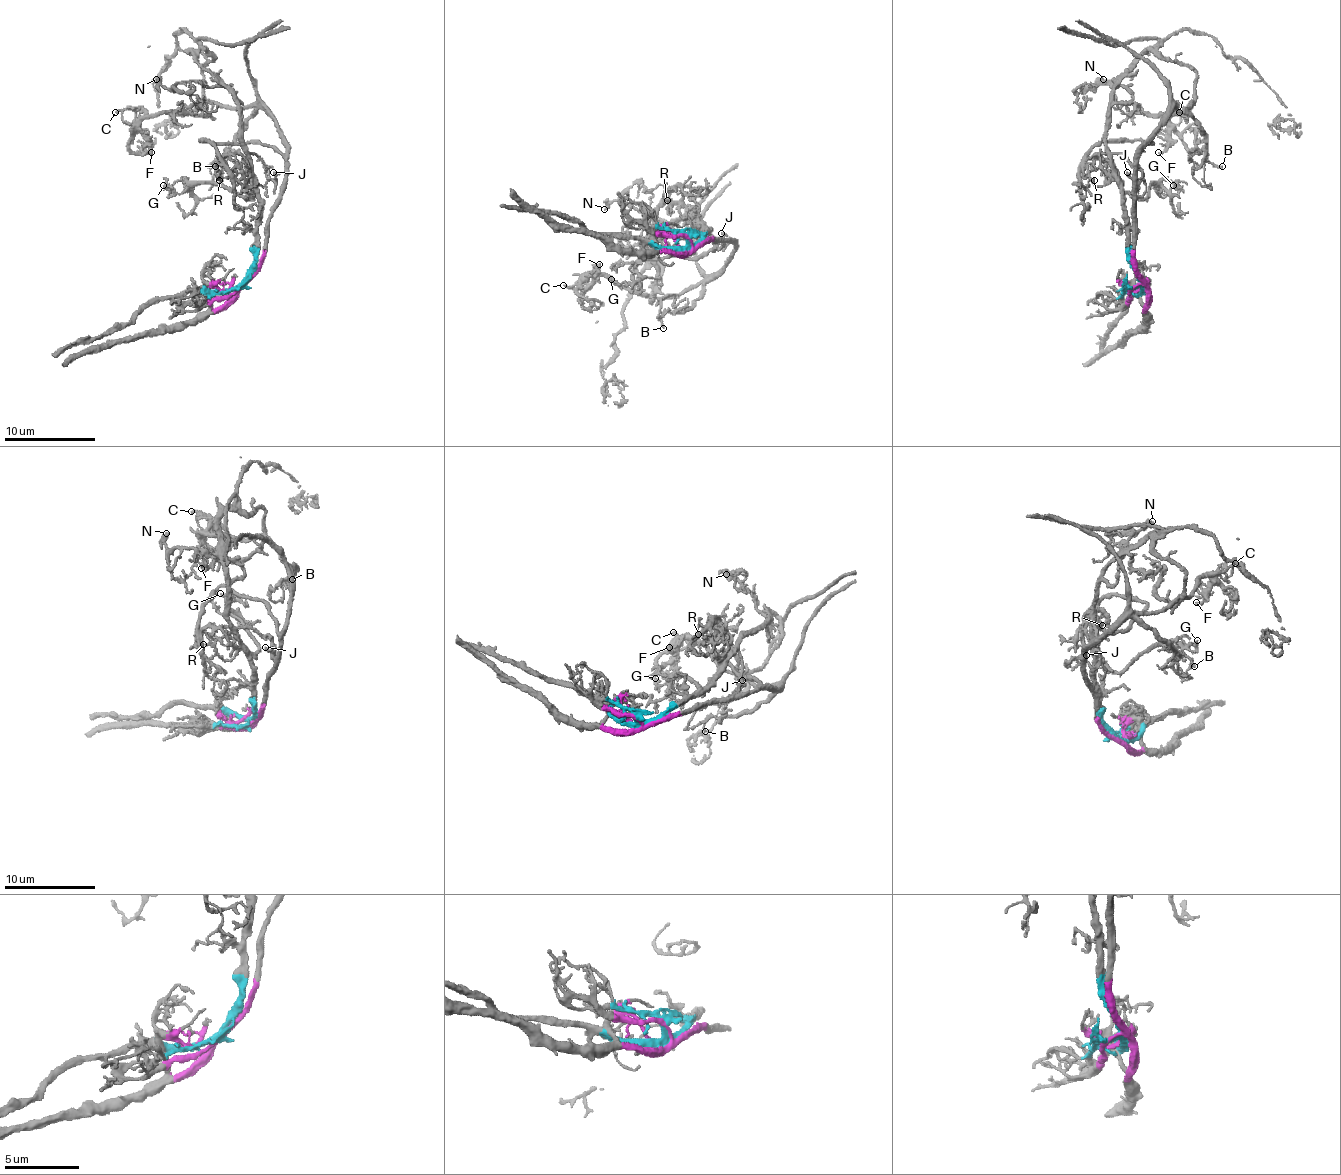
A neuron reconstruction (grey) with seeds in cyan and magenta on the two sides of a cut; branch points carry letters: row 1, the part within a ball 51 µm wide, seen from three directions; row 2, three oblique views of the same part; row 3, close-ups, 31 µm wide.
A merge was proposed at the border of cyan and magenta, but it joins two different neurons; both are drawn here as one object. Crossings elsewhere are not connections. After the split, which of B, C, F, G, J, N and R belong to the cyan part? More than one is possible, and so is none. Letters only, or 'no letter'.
G, J, N, R

